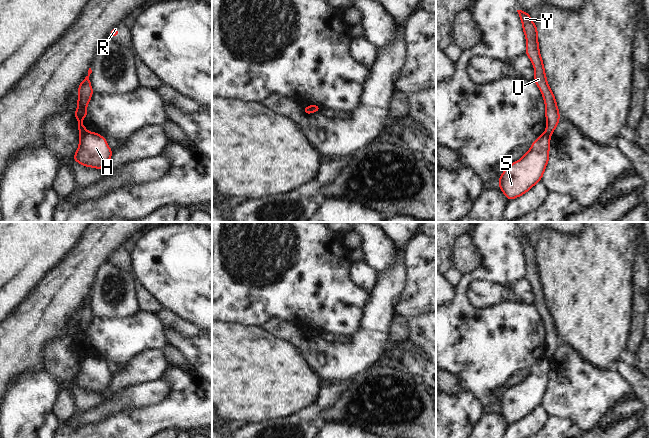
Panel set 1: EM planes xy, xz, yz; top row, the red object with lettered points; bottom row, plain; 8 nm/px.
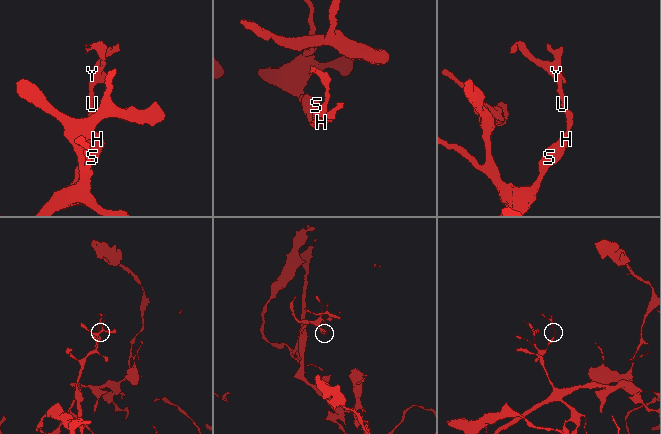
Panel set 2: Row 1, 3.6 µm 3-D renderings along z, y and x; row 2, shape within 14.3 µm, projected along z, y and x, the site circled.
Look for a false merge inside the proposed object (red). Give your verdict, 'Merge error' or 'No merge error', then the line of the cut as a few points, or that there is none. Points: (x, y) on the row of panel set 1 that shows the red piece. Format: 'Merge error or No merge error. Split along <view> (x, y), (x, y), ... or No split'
Merge error. Split along xy (87, 132), (81, 135)

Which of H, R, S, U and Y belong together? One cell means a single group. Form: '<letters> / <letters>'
H S / R U Y

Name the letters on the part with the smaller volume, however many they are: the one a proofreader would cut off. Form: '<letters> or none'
R, U, Y

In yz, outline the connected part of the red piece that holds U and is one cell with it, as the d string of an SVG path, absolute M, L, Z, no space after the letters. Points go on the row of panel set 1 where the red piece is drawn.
M517 10L517 12L522 21L523 31L525 33L525 38L527 40L527 51L525 55L527 55L531 59L531 62L535 70L534 82L540 89L543 99L545 101L545 116L547 119L545 133L551 135L555 131L555 127L559 123L560 116L555 96L551 91L547 83L547 78L545 76L543 60L540 56L538 46L537 28L527 12L522 10Z

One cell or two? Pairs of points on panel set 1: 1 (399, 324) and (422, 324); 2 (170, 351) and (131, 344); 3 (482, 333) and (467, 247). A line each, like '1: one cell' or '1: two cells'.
1: two cells
2: two cells
3: two cells

